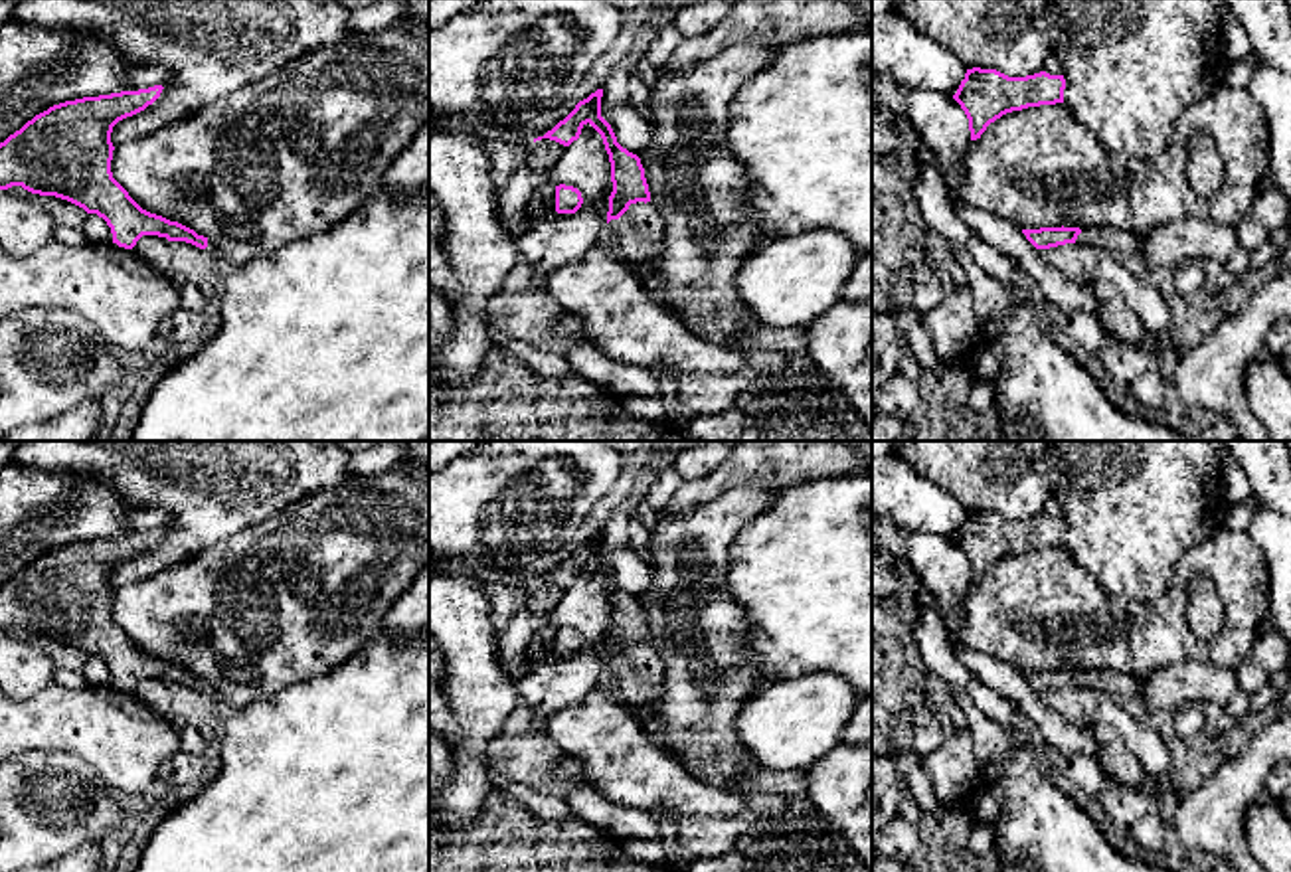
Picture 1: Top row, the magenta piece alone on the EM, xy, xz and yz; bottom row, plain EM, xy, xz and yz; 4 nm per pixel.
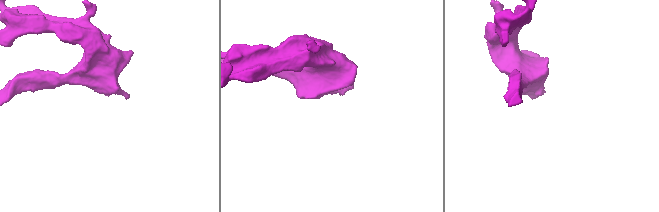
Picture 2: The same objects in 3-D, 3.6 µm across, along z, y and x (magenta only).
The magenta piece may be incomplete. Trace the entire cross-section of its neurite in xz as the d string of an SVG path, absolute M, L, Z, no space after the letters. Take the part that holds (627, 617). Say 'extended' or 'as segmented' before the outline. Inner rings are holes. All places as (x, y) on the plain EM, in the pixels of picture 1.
extended | M597 532L587 542L579 544L563 564L559 564L544 579L534 581L534 585L542 581L550 581L563 589L569 589L573 583L579 581L581 571L587 566L601 577L605 593L609 597L611 625L613 625L613 635L609 639L609 654L607 654L607 682L615 686L619 700L637 714L645 730L652 738L658 738L660 724L652 710L662 696L664 664L656 654L656 651L650 647L650 635L648 635L641 601L617 585L611 567L601 560L601 540L603 540L603 532Z

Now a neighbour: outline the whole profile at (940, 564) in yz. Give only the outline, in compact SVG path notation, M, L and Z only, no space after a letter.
M911 532L905 544L911 569L935 597L947 637L963 623L965 593L973 585L961 548L929 532Z

